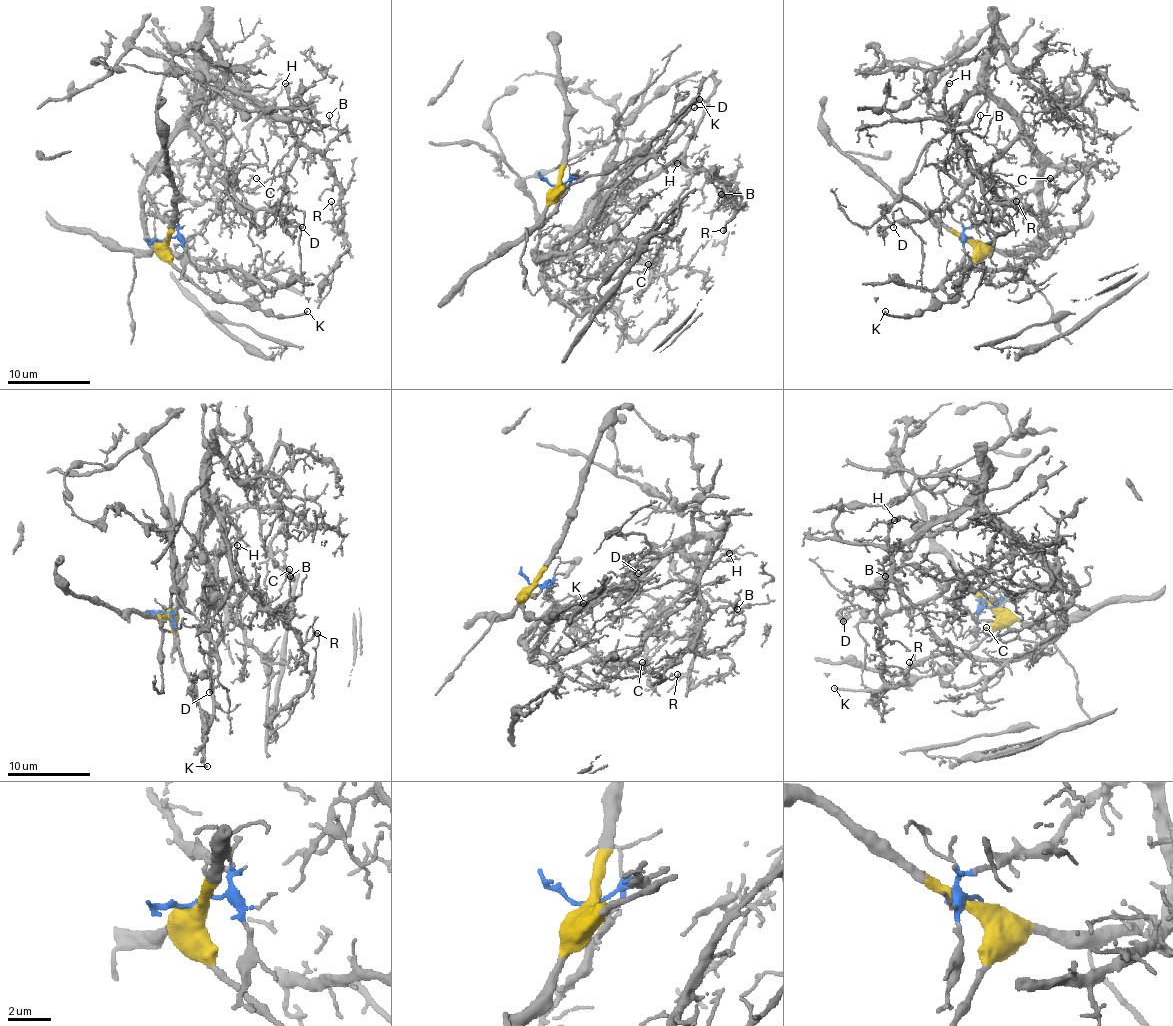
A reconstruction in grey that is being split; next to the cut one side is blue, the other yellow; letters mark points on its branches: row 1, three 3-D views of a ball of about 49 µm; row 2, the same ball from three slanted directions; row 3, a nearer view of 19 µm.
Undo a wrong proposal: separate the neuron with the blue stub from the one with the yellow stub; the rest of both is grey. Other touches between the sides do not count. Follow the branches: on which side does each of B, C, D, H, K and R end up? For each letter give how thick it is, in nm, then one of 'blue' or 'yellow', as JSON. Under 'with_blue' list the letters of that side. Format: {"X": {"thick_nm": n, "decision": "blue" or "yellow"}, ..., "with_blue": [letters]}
{"B": {"thick_nm": 140, "decision": "blue"}, "C": {"thick_nm": 130, "decision": "blue"}, "D": {"thick_nm": 110, "decision": "blue"}, "H": {"thick_nm": 260, "decision": "blue"}, "K": {"thick_nm": 170, "decision": "yellow"}, "R": {"thick_nm": 120, "decision": "blue"}, "with_blue": ["B", "C", "D", "H", "R"]}

